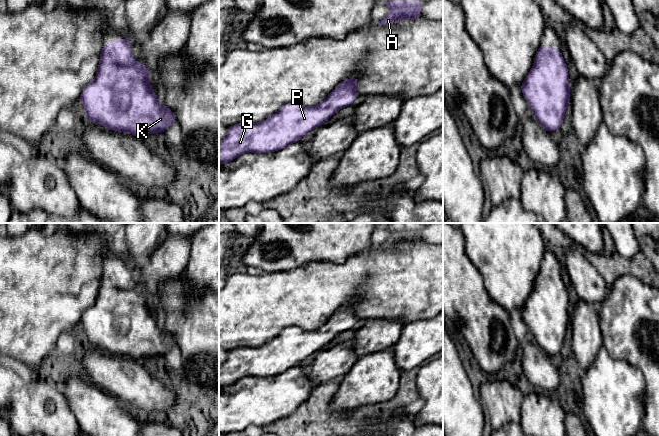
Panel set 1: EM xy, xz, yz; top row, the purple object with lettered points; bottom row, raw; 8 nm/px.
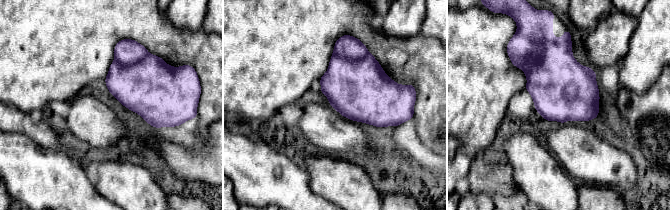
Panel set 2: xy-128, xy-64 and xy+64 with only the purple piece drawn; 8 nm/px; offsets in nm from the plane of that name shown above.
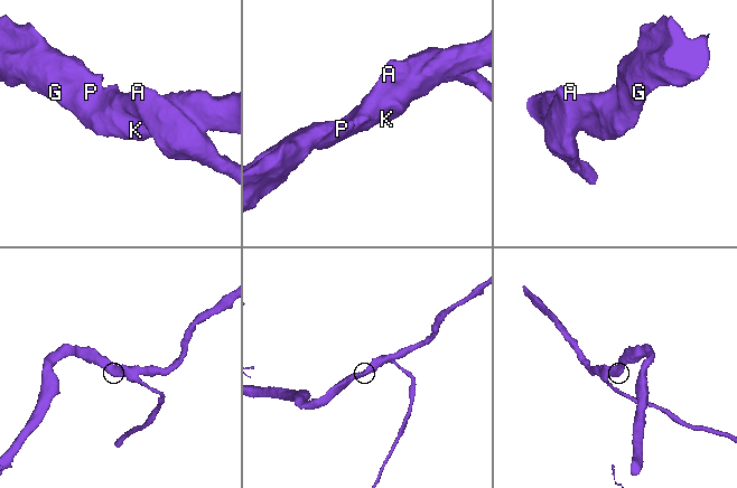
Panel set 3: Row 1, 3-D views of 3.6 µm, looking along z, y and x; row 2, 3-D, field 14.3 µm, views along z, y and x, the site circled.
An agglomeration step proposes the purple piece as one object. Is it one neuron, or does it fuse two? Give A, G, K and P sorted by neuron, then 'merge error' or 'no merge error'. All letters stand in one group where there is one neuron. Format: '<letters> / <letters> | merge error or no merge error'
A G K P | no merge error

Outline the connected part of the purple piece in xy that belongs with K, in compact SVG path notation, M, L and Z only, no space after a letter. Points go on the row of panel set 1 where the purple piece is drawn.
M126 38L112 40L110 44L103 45L96 77L82 90L80 101L86 110L87 120L107 129L130 133L141 138L152 133L164 133L172 123L177 122L168 106L166 104L162 106L158 102L149 82L148 69L144 64L138 63L134 59L130 49L130 41Z

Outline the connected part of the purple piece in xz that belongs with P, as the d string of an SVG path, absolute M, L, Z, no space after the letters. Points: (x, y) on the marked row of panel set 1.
M353 77L340 82L329 96L316 106L287 103L261 123L238 123L228 127L228 134L219 141L219 165L229 163L243 153L272 153L299 141L312 129L320 127L339 109L353 104L358 95L357 81L358 77Z

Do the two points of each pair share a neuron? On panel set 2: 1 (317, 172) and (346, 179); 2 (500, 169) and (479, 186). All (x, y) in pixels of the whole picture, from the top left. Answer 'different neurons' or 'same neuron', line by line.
1: same neuron
2: same neuron

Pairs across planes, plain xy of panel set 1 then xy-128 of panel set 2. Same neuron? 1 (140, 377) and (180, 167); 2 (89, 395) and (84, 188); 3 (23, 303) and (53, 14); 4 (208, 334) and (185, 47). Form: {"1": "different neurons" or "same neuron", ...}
{"1": "different neurons", "2": "different neurons", "3": "same neuron", "4": "same neuron"}

